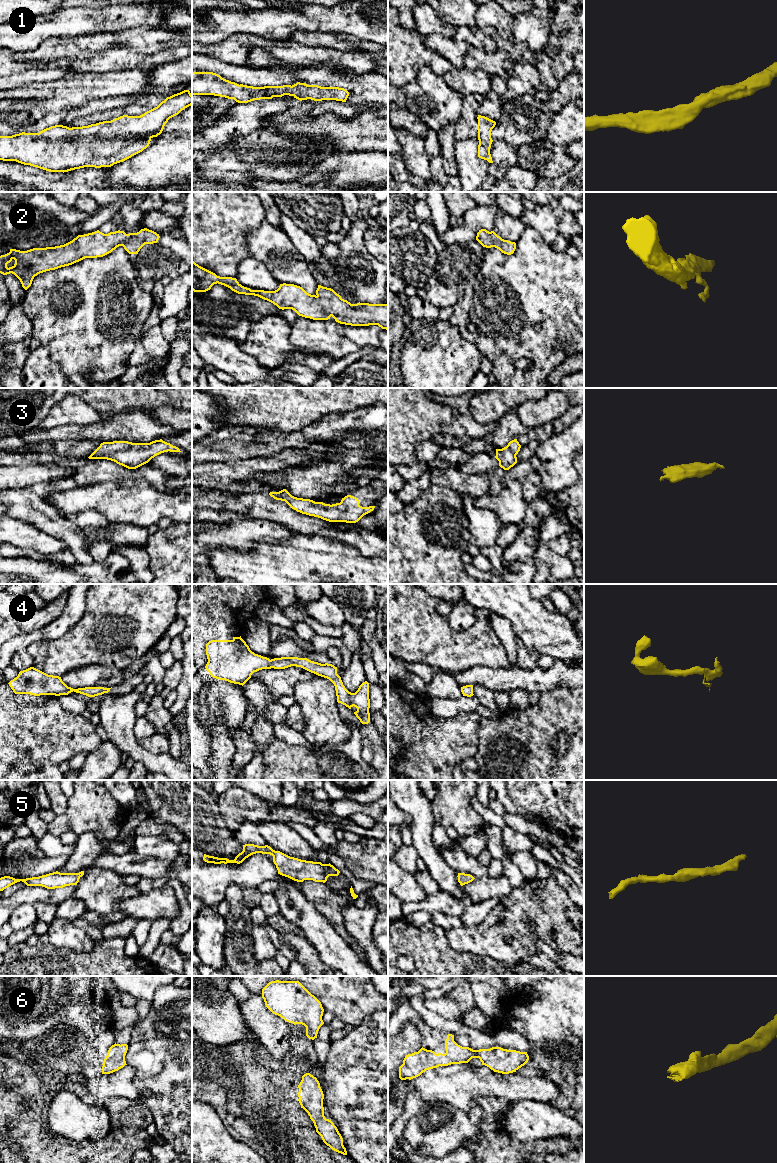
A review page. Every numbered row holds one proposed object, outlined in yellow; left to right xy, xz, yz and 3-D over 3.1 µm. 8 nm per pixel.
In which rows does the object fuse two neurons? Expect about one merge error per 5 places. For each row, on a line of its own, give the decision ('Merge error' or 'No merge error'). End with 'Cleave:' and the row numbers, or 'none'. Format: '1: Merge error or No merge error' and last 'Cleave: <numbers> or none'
1: No merge error
2: No merge error
3: No merge error
4: No merge error
5: No merge error
6: No merge error
Cleave: none

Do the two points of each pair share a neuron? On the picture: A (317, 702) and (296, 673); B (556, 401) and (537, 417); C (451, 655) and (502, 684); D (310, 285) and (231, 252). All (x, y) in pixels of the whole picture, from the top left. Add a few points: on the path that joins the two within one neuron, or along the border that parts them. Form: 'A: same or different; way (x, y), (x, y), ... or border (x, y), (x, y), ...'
A: different; border (319, 676), (300, 681), (295, 686), (292, 694)
B: same; way (551, 406), (542, 412)
C: different; border (496, 667), (472, 666), (450, 673)
D: different; border (246, 232), (247, 246), (251, 255)

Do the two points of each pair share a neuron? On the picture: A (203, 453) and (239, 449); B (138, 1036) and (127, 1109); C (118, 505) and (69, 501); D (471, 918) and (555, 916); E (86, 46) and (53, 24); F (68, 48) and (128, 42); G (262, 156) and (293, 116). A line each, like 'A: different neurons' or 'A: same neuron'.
A: same neuron
B: different neurons
C: same neuron
D: different neurons
E: different neurons
F: same neuron
G: different neurons

